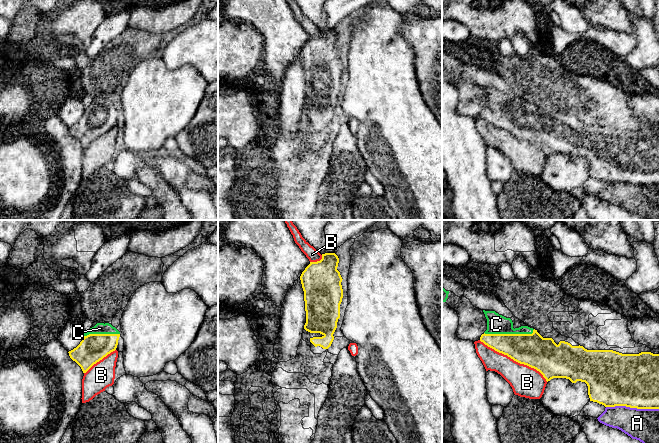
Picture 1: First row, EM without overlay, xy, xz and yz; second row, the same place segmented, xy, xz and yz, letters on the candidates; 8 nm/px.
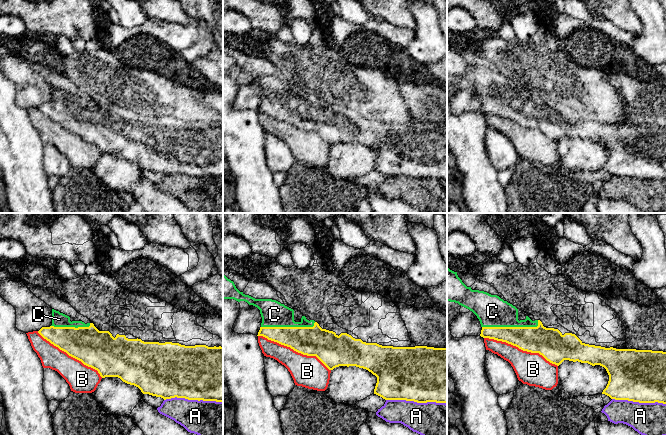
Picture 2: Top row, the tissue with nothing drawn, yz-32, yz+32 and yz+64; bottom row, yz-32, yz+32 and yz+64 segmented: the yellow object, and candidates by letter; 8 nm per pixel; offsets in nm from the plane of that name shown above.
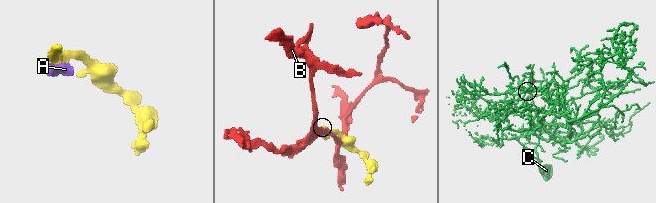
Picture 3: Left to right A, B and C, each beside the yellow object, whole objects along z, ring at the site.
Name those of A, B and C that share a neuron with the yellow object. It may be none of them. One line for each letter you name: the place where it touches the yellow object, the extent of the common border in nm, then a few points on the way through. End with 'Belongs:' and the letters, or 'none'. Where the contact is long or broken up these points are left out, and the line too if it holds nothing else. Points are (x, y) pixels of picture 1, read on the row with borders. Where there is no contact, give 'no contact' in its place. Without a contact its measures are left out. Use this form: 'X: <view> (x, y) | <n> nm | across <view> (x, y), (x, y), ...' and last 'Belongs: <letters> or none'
C: yz (509, 334) | 400 nm
Belongs: C

